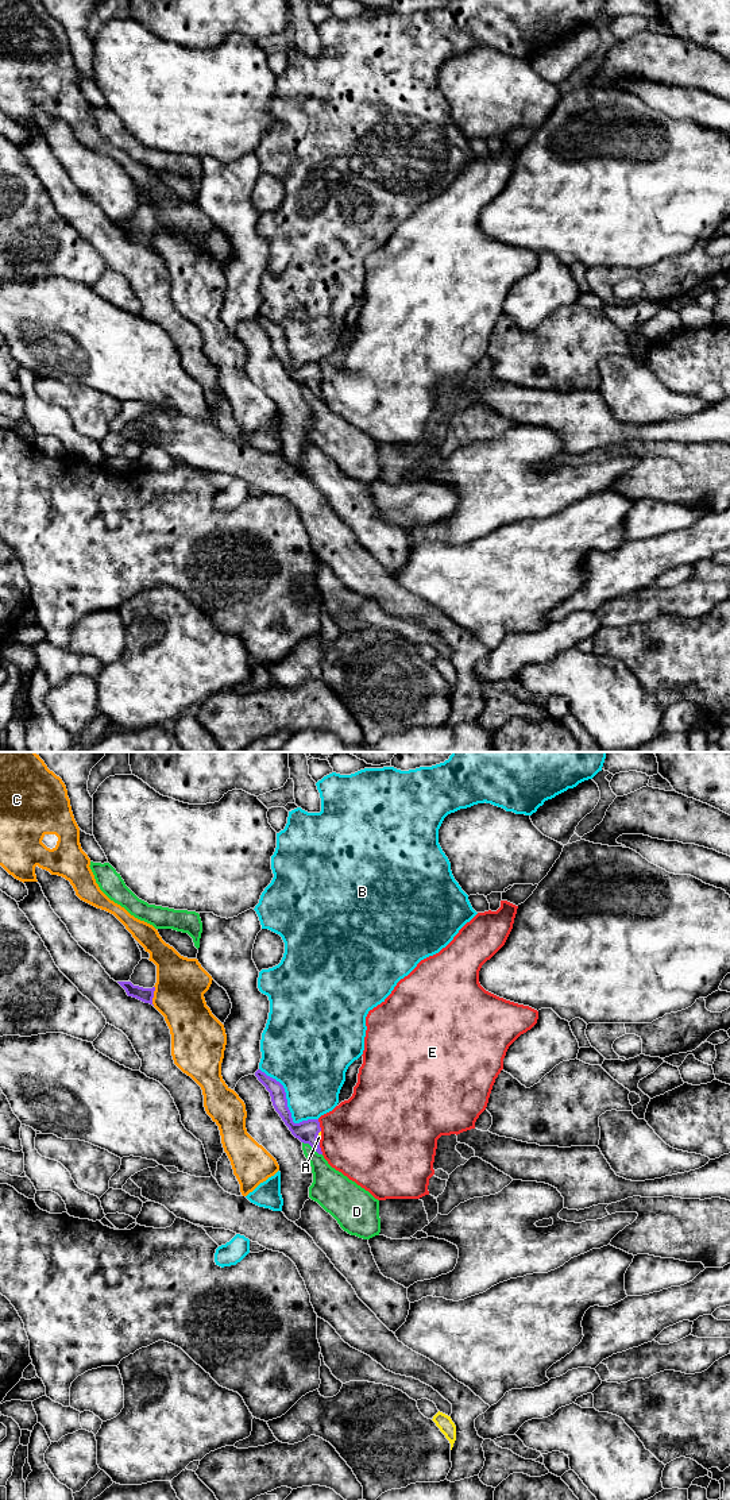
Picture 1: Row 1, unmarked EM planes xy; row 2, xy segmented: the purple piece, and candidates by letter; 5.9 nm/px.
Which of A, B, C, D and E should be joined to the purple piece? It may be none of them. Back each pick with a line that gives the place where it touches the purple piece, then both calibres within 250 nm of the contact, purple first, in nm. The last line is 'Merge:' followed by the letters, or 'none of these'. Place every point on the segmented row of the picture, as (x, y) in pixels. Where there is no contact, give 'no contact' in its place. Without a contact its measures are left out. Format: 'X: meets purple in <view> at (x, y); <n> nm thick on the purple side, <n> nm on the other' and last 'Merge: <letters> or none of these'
A: meets purple in xy at (317, 1134); 140 nm thick on the purple side, 30 nm on the other
Merge: A

